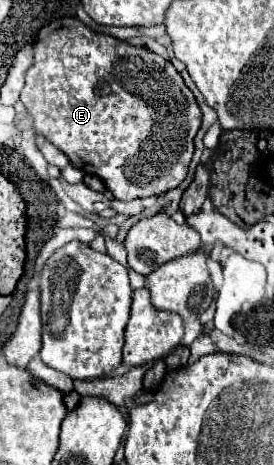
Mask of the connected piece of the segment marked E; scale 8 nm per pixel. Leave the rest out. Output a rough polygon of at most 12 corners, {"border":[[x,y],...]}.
{"border":[[43,26],[21,102],[123,202],[185,180],[201,110],[169,60]]}

